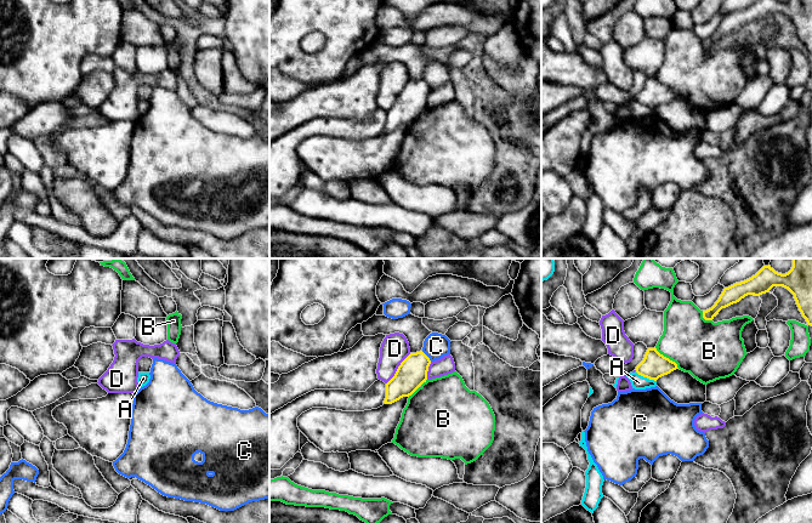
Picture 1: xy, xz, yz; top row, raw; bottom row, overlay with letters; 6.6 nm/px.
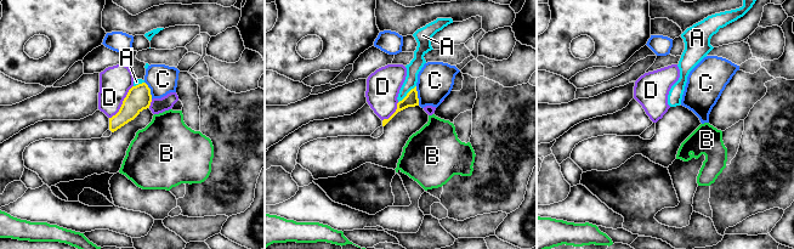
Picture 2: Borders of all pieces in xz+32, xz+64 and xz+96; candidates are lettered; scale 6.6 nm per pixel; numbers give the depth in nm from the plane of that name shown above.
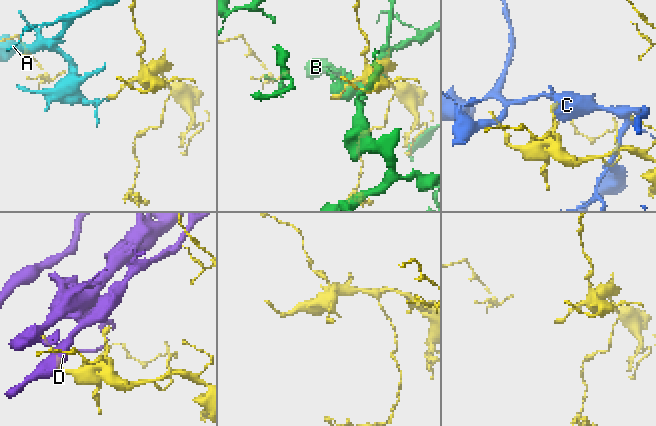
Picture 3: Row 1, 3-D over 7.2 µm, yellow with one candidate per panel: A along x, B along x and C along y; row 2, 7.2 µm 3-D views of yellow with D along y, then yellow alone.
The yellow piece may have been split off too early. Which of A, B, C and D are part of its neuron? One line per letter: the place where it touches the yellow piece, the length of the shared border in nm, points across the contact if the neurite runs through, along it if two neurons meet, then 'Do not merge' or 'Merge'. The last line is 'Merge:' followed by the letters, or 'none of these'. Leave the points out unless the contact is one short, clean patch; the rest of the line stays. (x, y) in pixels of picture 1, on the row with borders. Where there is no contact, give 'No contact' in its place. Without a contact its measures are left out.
A: Touches yellow at yz (646, 376). Shared border 160 nm. Boundary: yz (635, 371), (656, 381). Do not merge
B: Touches yellow at yz (668, 358). Shared border 220 nm. Do not merge
C: Touches yellow at xz (426, 356). Shared border 100 nm. Do not merge
D: Touches yellow at xz (397, 369). Shared border 260 nm. Do not merge
Merge: none of these

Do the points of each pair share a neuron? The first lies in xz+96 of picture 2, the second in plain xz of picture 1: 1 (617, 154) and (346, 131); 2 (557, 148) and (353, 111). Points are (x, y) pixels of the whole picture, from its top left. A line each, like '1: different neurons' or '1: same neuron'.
1: different neurons
2: different neurons

